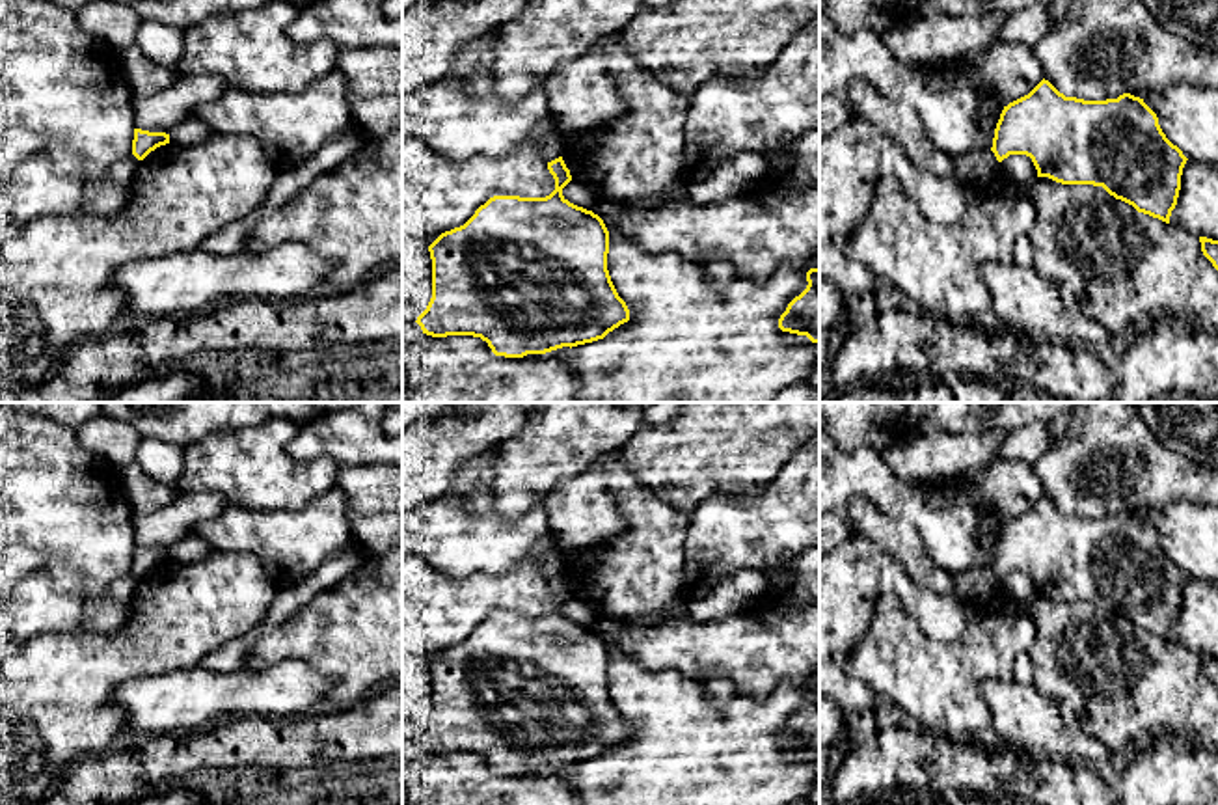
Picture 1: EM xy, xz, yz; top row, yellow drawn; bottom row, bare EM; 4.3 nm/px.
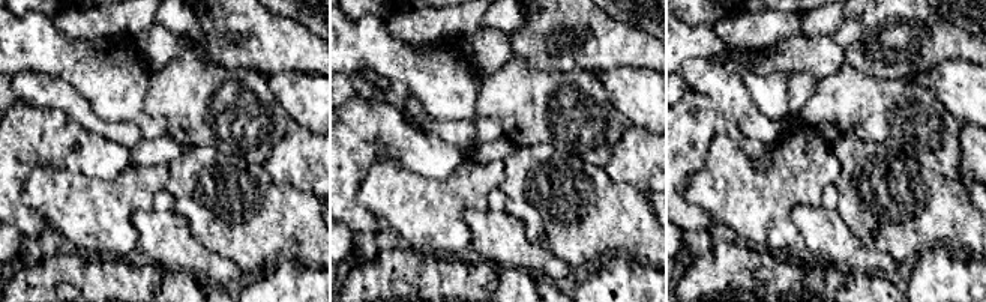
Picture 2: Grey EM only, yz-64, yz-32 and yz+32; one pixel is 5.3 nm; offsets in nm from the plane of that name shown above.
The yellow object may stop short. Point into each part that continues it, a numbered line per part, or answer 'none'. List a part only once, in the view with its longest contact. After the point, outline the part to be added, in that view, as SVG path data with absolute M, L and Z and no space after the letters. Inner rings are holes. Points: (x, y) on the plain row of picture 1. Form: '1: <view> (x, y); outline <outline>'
none

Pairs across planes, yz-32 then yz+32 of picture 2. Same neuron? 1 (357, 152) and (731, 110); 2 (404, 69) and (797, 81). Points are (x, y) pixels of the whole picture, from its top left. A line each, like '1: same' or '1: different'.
1: different
2: different

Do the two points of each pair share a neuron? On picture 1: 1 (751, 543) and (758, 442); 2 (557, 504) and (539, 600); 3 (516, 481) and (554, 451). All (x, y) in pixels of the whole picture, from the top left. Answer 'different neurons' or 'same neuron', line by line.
1: different neurons
2: different neurons
3: same neuron

